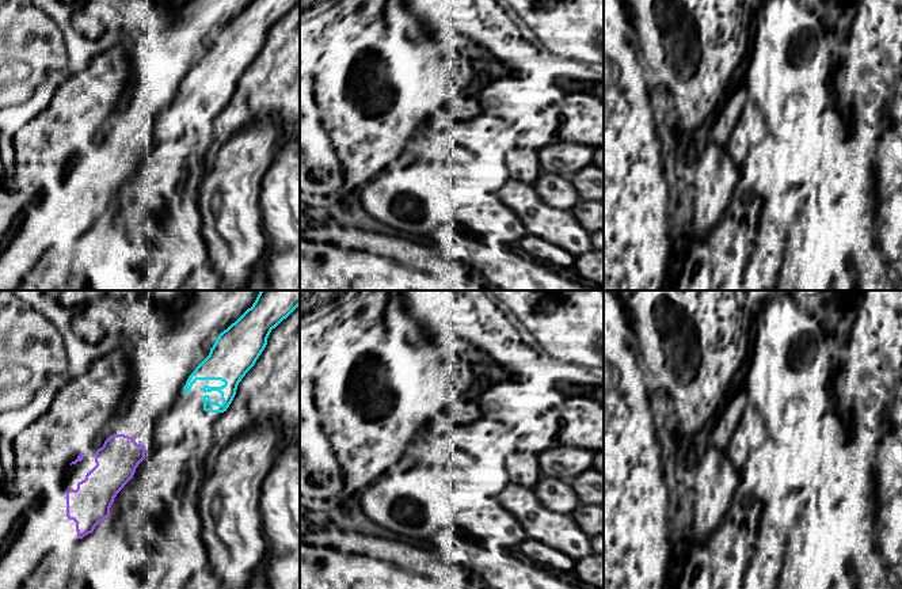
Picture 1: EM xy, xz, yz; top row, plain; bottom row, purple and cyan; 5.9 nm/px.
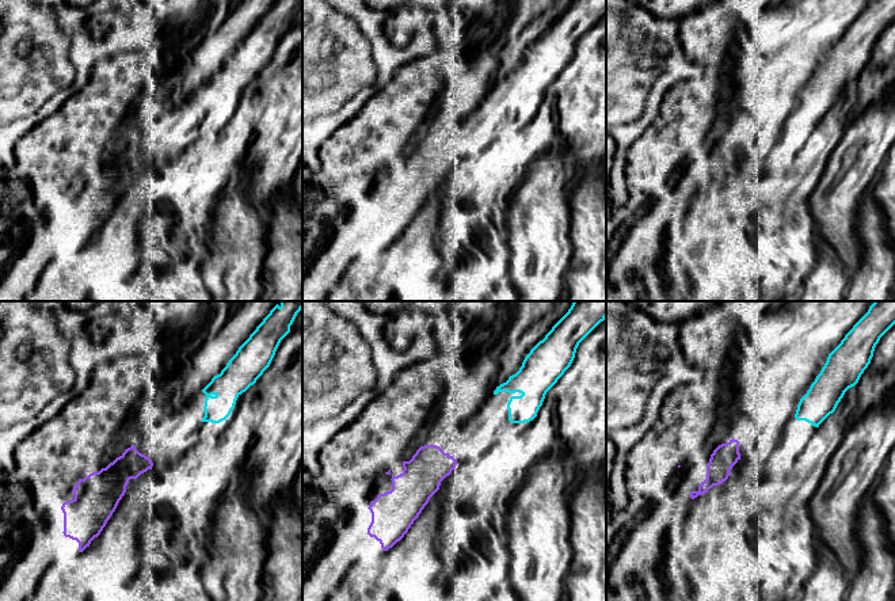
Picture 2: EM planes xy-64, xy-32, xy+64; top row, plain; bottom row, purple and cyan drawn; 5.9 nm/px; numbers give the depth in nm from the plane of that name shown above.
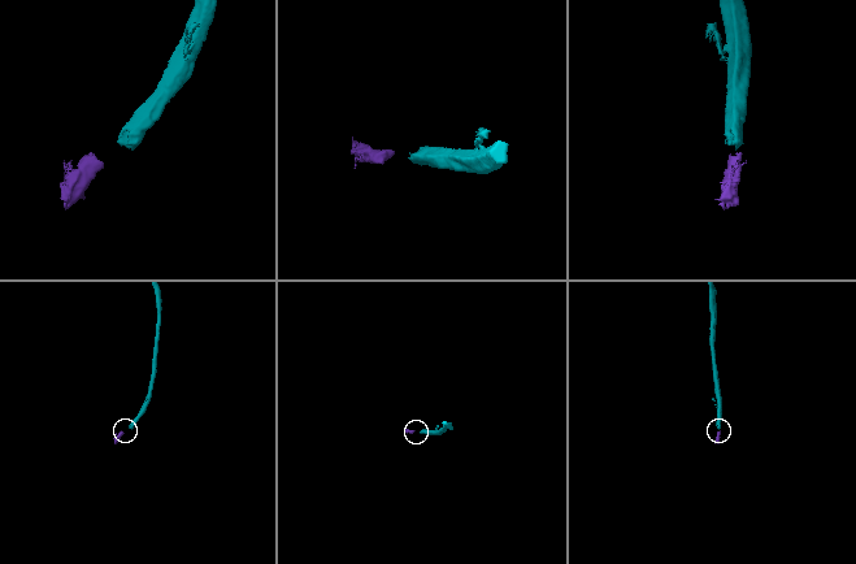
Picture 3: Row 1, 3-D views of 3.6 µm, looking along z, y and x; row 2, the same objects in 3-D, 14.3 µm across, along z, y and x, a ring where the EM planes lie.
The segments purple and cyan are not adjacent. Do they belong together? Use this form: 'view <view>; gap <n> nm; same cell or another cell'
view xy; gap 400 nm; same cell

